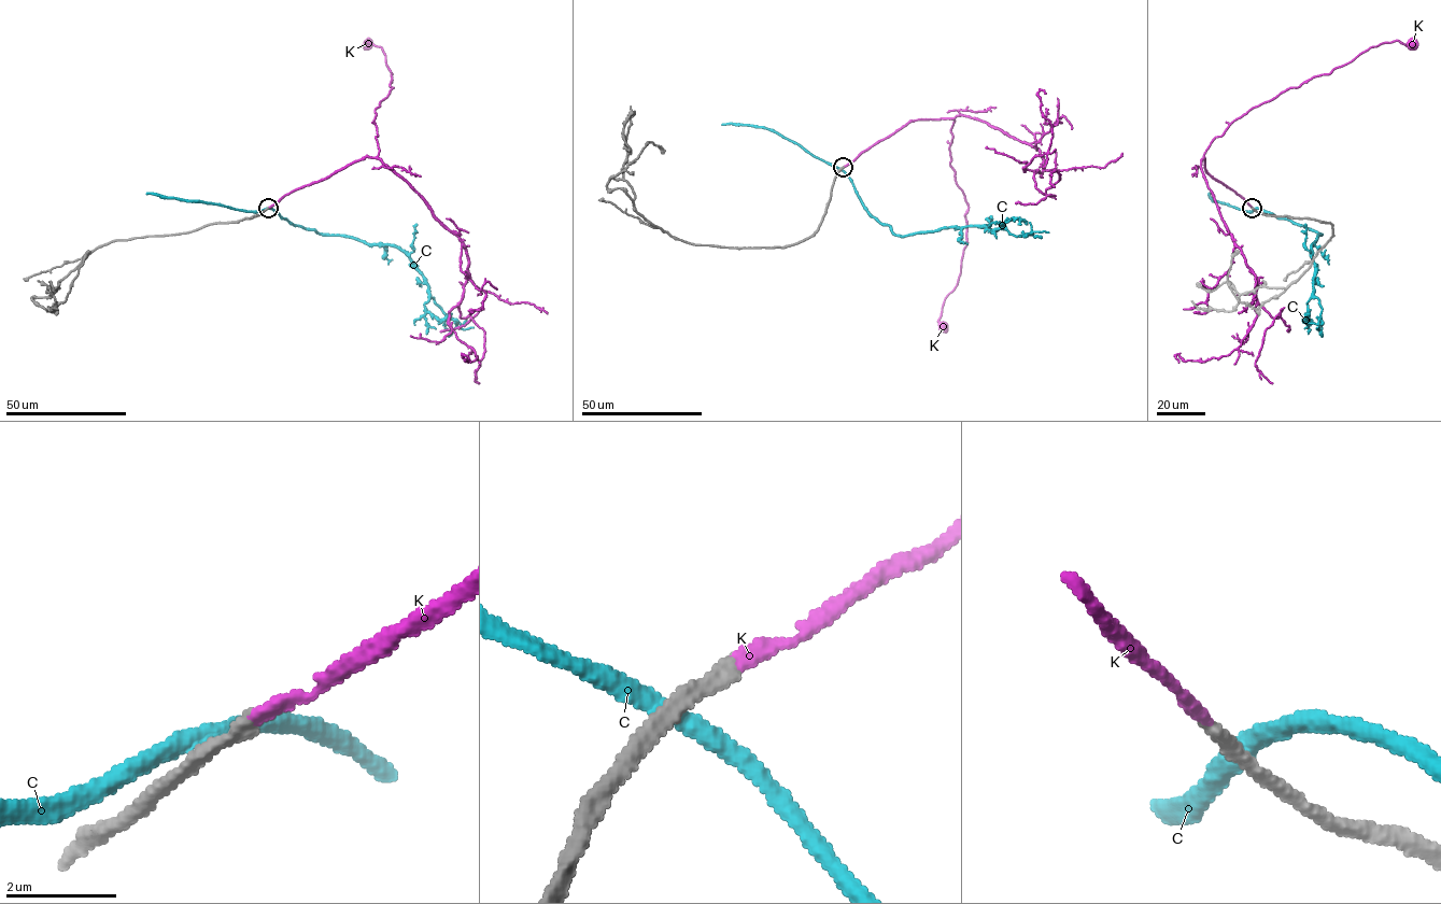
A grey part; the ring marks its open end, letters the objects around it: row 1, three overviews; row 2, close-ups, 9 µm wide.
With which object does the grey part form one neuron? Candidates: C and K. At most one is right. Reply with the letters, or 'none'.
K

